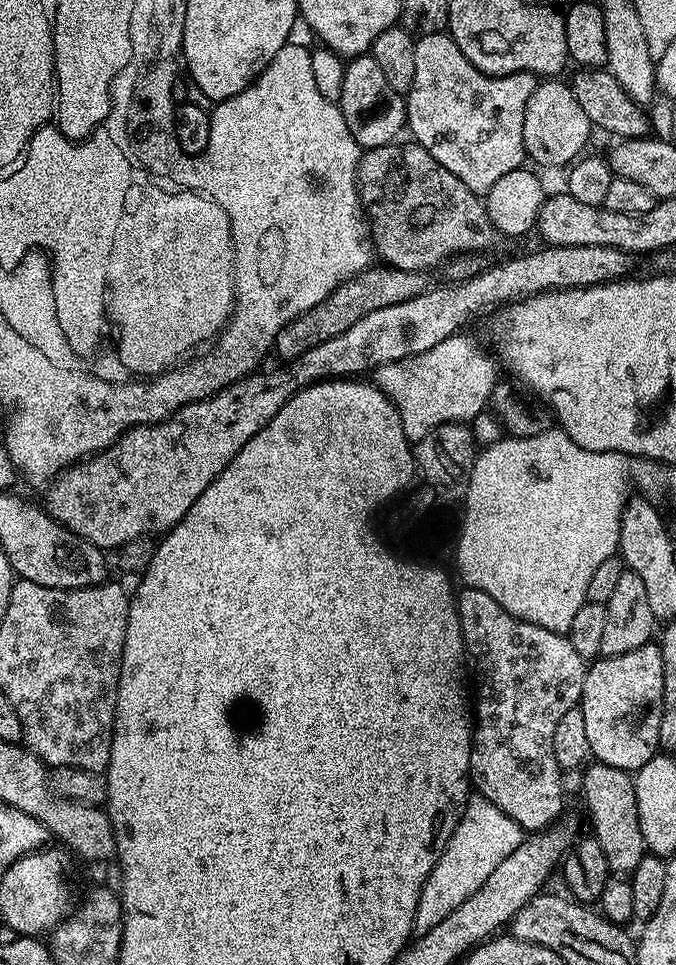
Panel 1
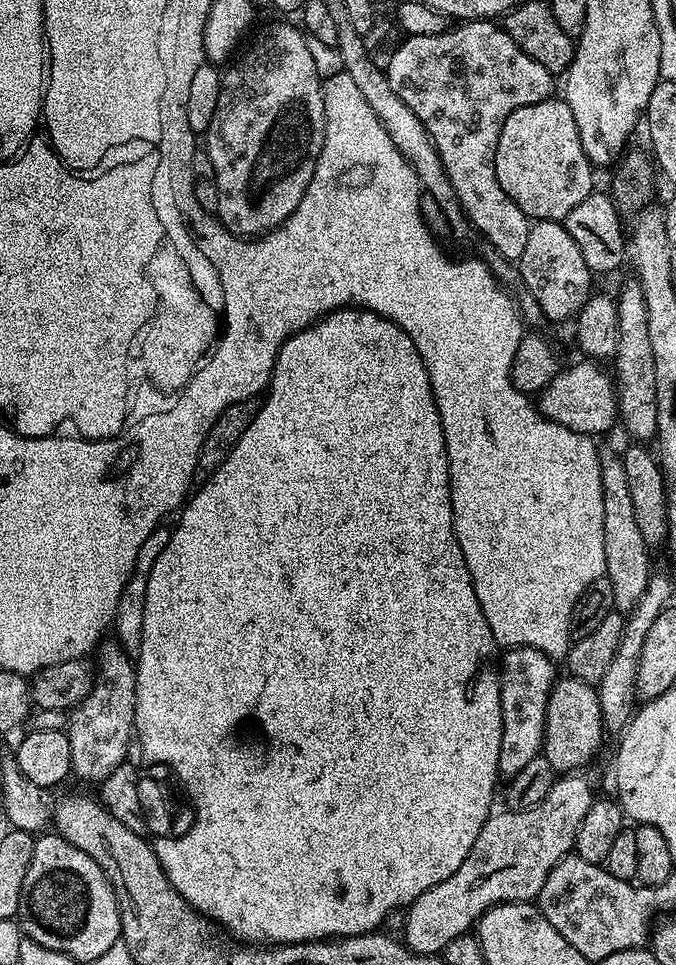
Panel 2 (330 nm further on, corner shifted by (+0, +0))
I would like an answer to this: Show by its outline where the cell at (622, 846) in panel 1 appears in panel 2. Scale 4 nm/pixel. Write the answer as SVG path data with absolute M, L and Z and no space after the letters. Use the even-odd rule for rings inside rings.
M571 674L557 679L547 702L547 722L544 727L542 754L558 772L575 771L576 764L588 763L598 752L606 729L602 718L600 693L591 682Z

